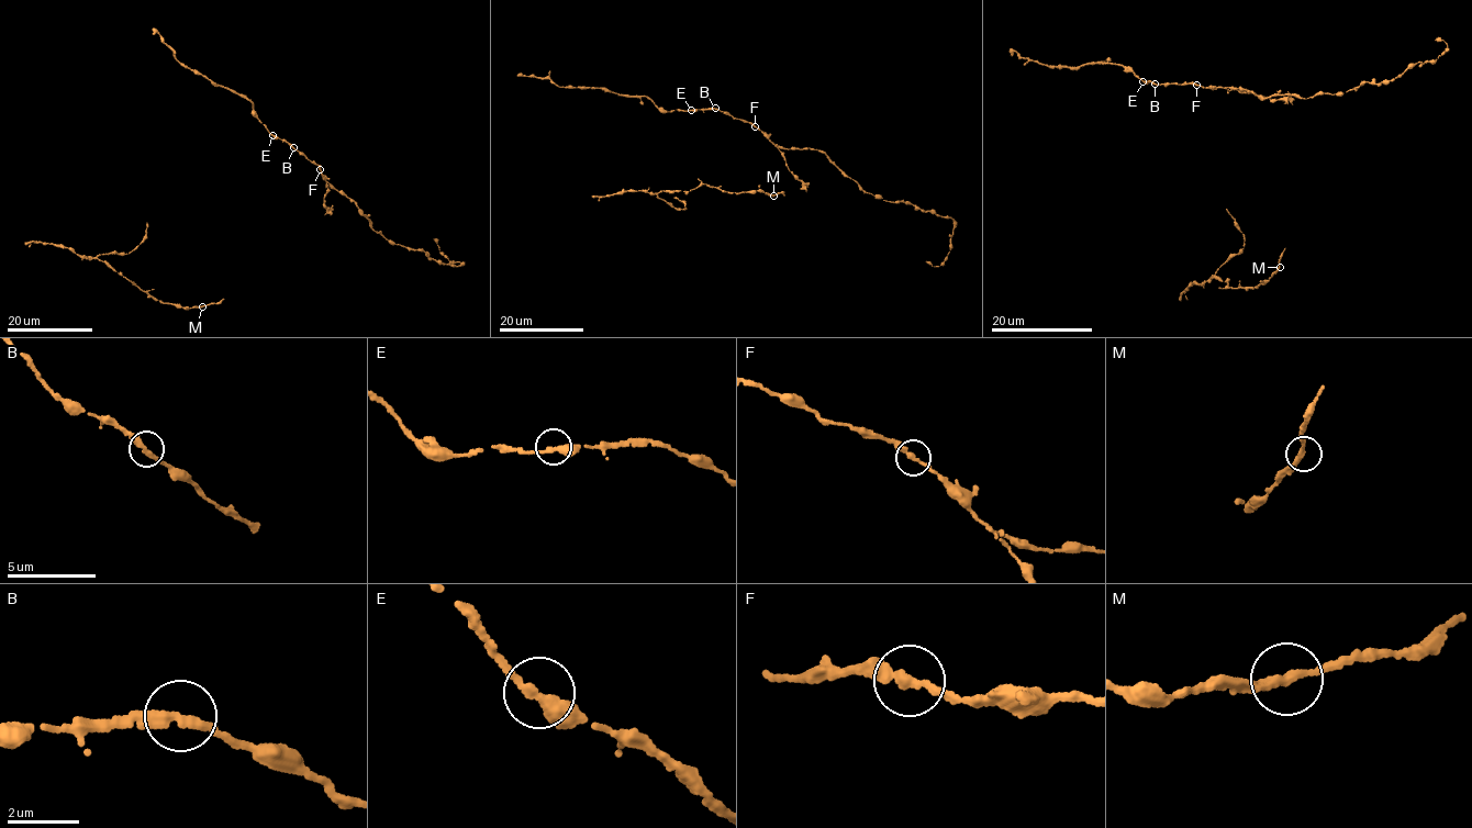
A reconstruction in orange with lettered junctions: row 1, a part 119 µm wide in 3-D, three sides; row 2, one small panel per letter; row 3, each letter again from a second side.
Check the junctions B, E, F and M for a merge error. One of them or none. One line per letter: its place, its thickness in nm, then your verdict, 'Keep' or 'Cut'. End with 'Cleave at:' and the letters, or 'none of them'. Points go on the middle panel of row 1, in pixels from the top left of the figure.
B: Place: (715, 108). Thickness 280 nm. Keep
E: Place: (691, 110). Thickness 280 nm. Keep
F: Place: (755, 126). Thickness 280 nm. Keep
M: Place: (773, 196). Thickness 280 nm. Keep
Cleave at: none of them

